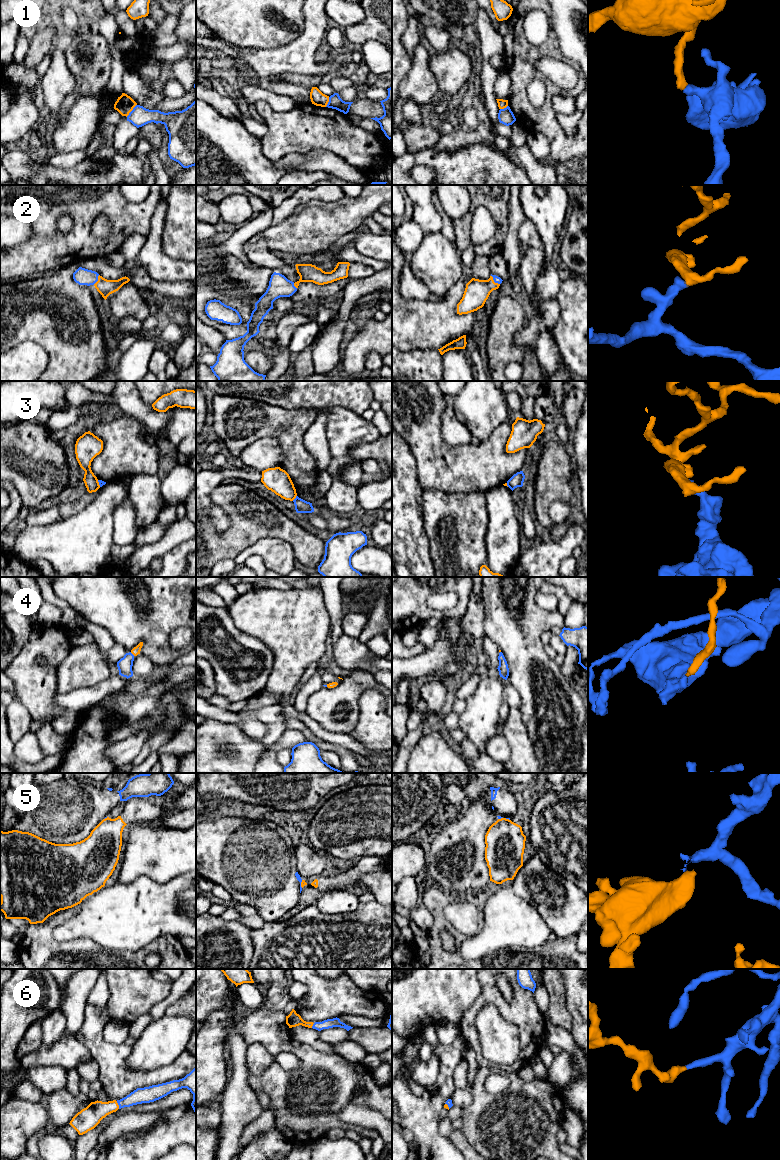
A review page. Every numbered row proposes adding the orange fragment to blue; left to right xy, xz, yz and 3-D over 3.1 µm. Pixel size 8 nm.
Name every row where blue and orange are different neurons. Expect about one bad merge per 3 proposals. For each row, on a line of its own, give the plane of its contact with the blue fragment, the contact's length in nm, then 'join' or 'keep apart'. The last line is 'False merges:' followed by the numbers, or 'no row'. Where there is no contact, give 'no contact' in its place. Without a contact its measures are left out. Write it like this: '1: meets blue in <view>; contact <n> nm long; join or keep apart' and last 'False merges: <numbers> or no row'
1: meets blue in xy; contact 130 nm long; keep apart
2: meets blue in yz; contact 100 nm long; join
3: meets blue in xz; contact 60 nm long; keep apart
4: meets blue in xy; contact 50 nm long; join
5: meets blue in xz; contact 60 nm long; keep apart
6: meets blue in xy; contact 70 nm long; join
False merges: 1, 3, 5

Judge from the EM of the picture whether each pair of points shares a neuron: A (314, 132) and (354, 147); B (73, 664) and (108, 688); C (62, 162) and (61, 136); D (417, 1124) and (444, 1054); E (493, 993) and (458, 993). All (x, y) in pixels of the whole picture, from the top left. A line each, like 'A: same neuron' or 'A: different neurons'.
A: same neuron
B: different neurons
C: different neurons
D: same neuron
E: different neurons

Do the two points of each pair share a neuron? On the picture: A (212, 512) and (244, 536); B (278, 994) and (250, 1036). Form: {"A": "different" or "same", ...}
{"A": "different", "B": "different"}

